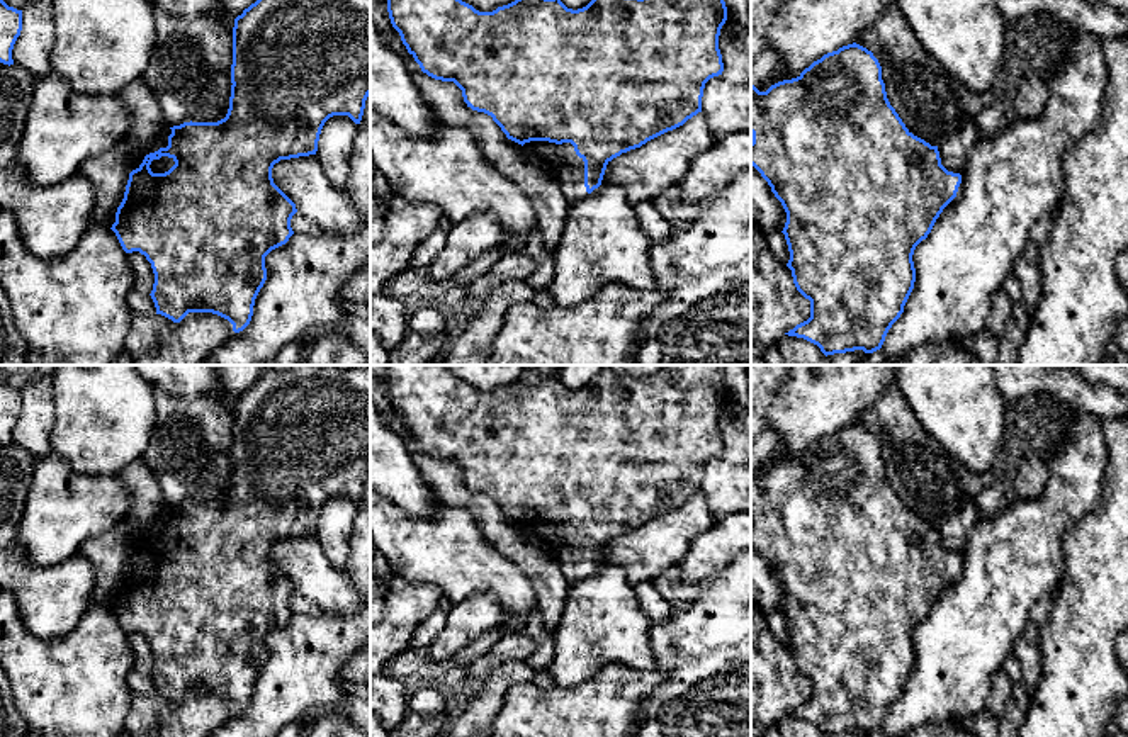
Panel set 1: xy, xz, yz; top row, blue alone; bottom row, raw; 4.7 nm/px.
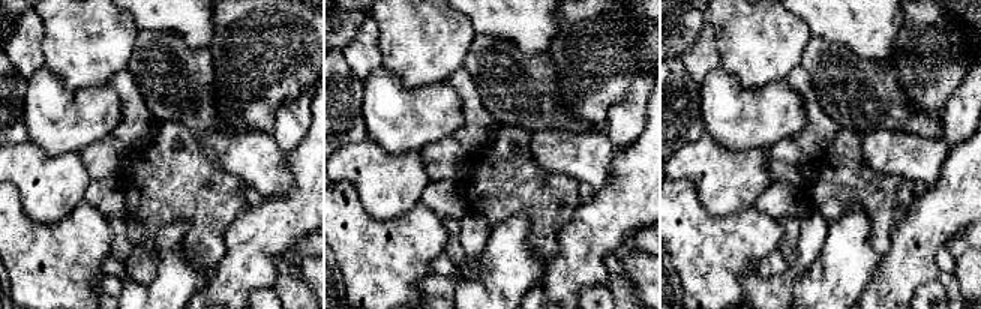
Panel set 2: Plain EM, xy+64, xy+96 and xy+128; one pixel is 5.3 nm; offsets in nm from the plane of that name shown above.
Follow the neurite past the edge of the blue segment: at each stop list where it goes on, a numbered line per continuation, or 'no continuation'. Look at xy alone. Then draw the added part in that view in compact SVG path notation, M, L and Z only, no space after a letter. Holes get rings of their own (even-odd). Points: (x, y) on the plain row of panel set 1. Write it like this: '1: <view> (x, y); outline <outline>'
1: xy (162, 545); outline M161 537L160 540L153 540L149 549L153 554L165 554L175 545L173 538Z

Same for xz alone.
1: xz (569, 549); outline M530 521L523 528L535 540L554 550L569 584L586 577L584 542L576 535L571 523Z

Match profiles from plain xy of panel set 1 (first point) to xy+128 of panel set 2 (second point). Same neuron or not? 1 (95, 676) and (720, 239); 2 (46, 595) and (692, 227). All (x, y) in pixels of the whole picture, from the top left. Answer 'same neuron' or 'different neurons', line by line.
1: same neuron
2: different neurons

